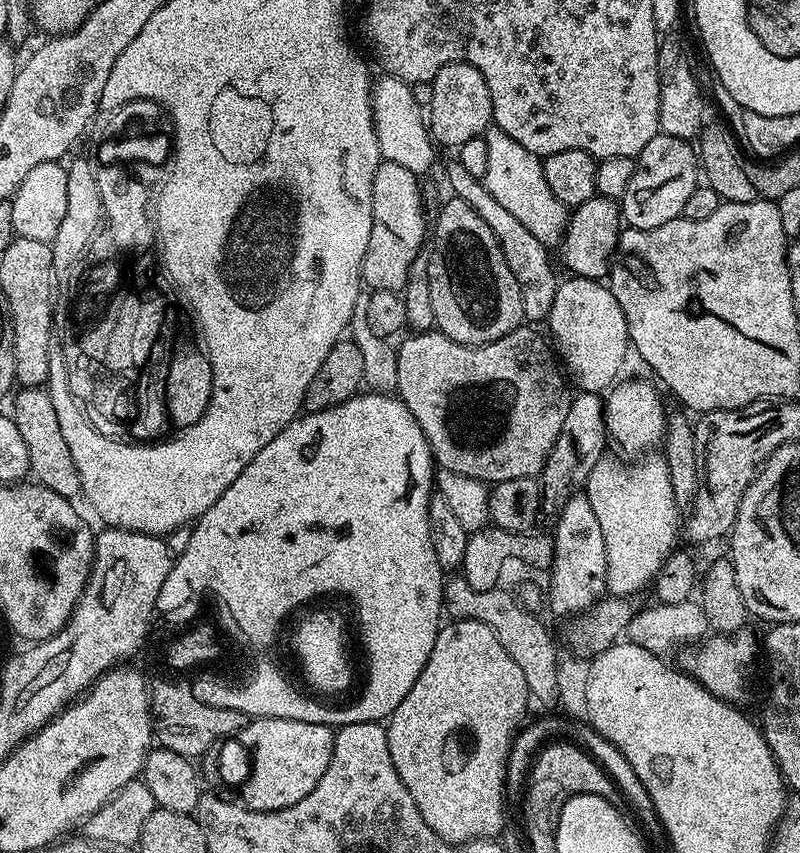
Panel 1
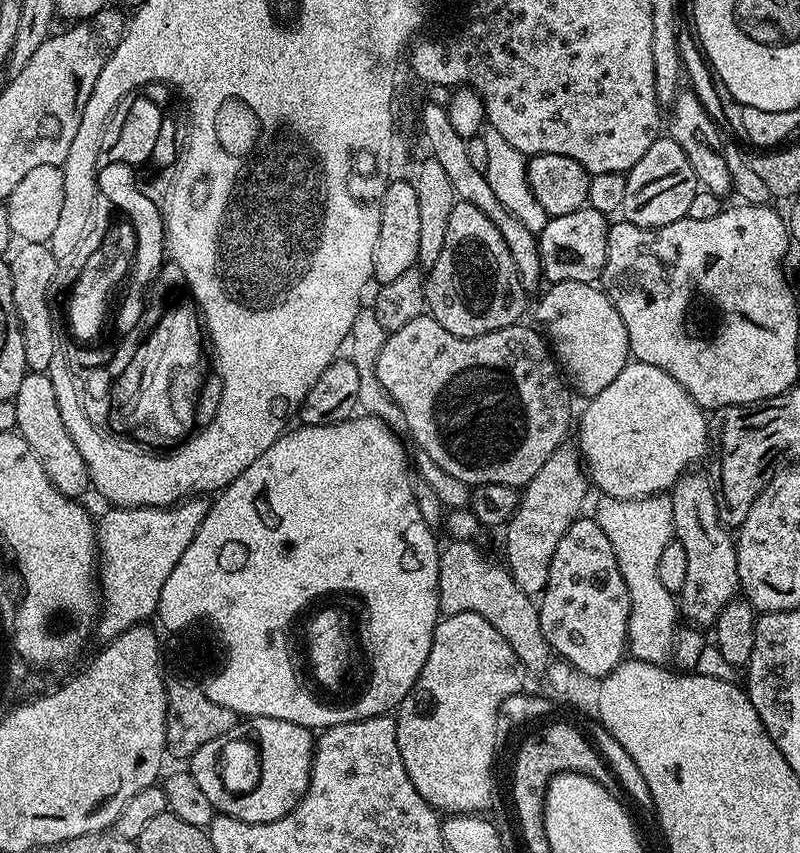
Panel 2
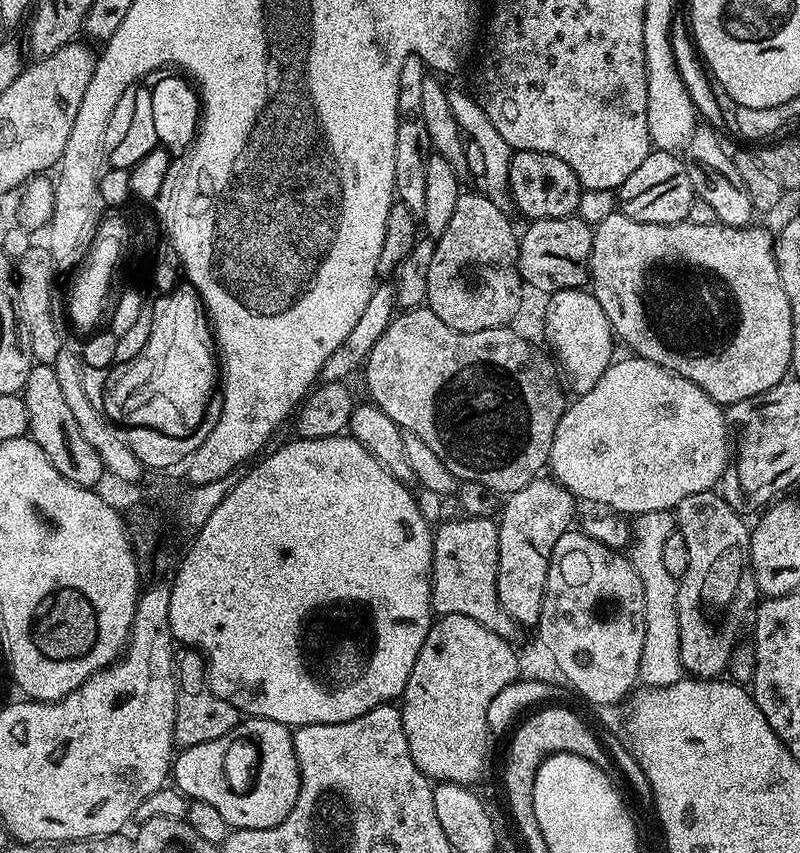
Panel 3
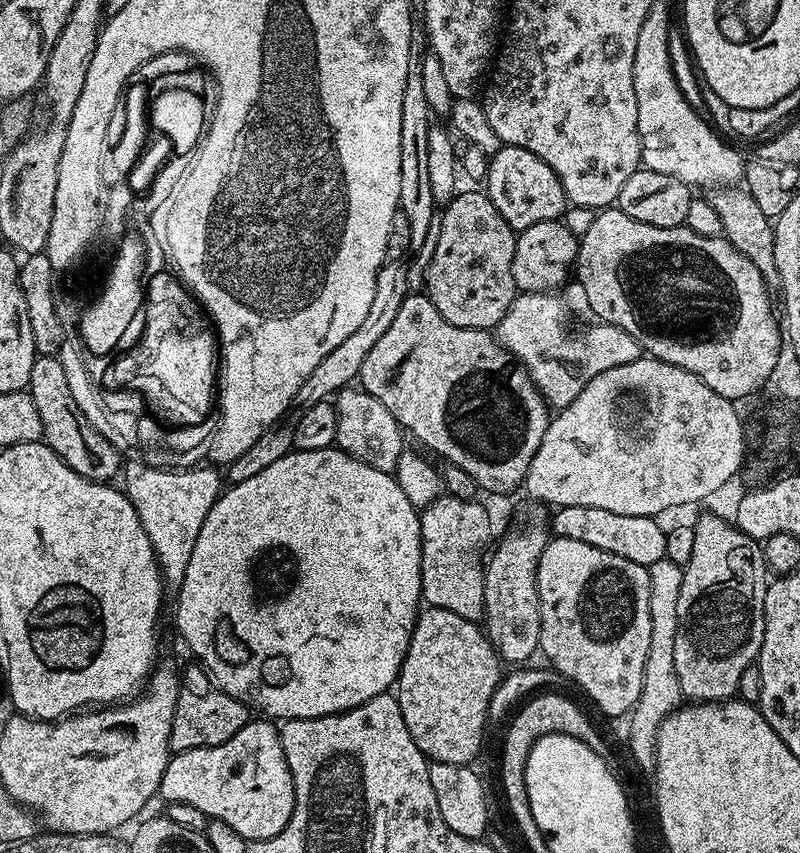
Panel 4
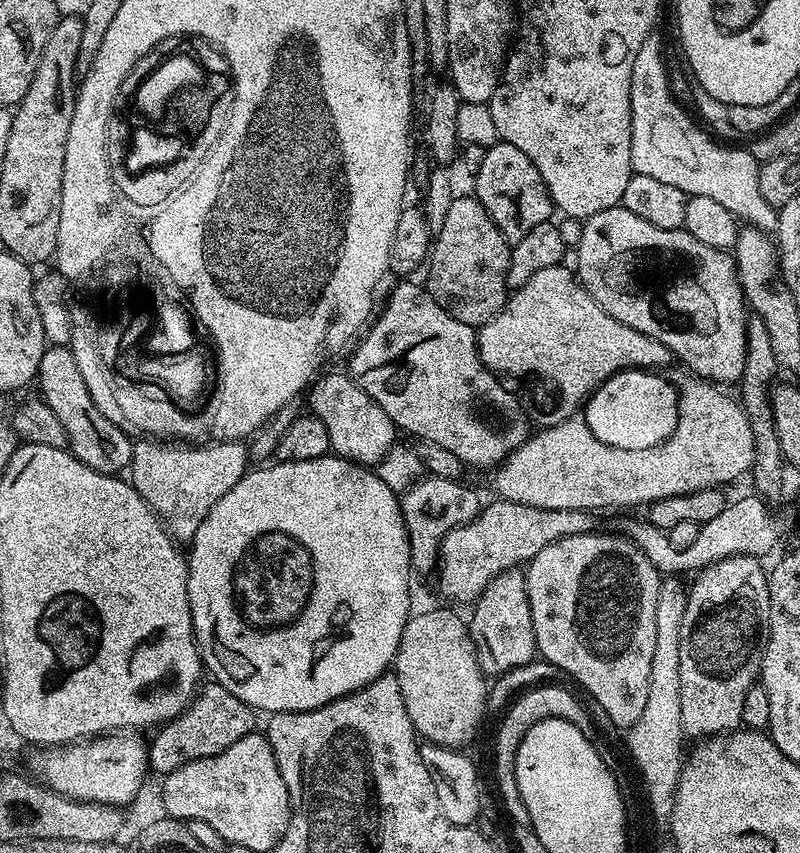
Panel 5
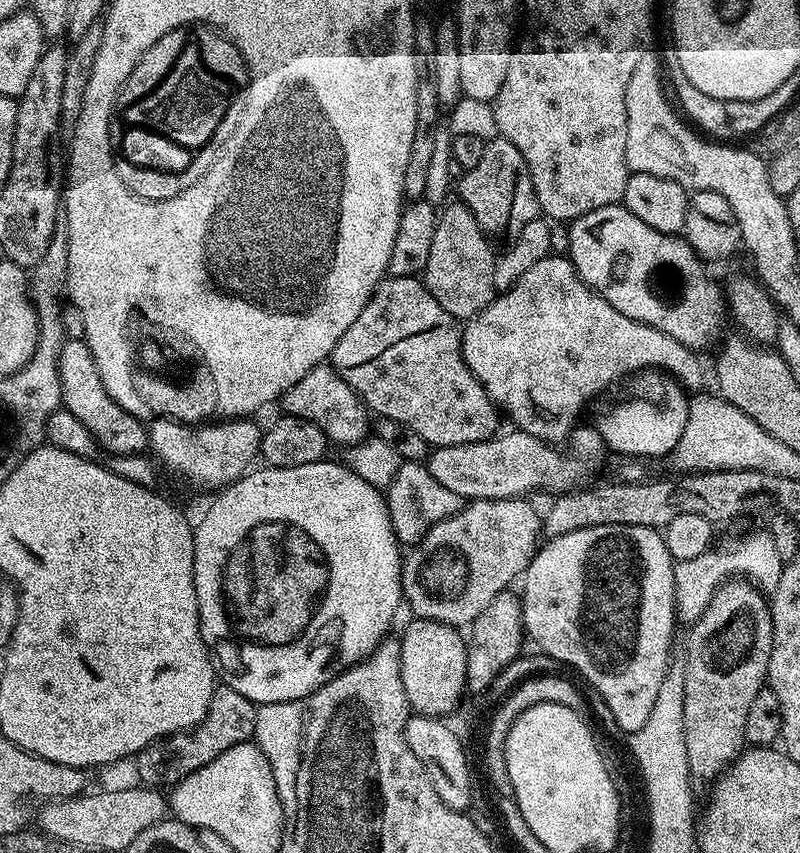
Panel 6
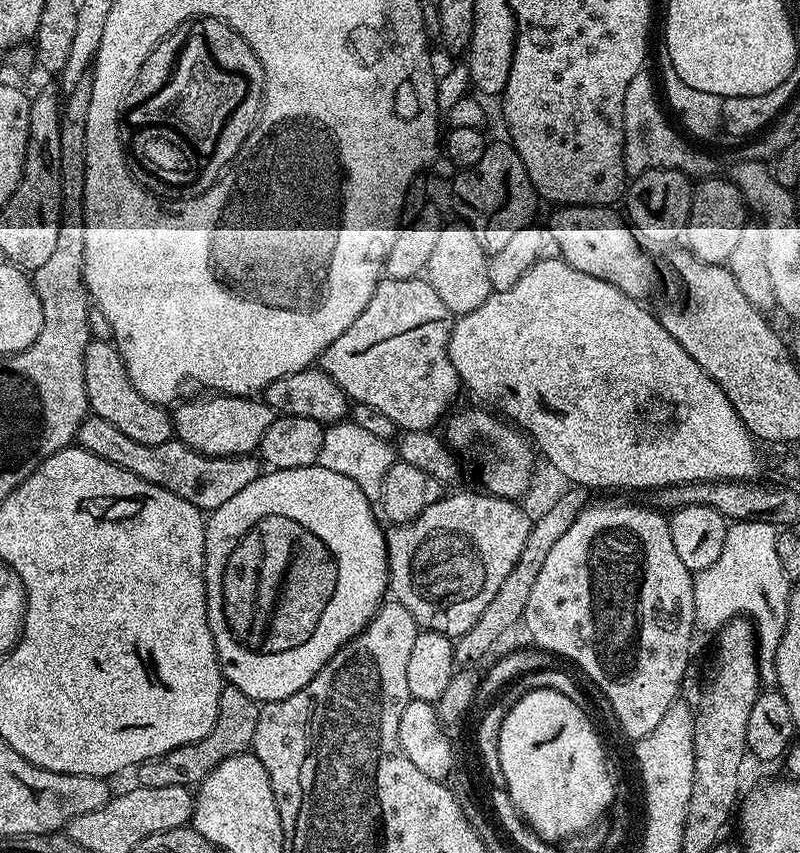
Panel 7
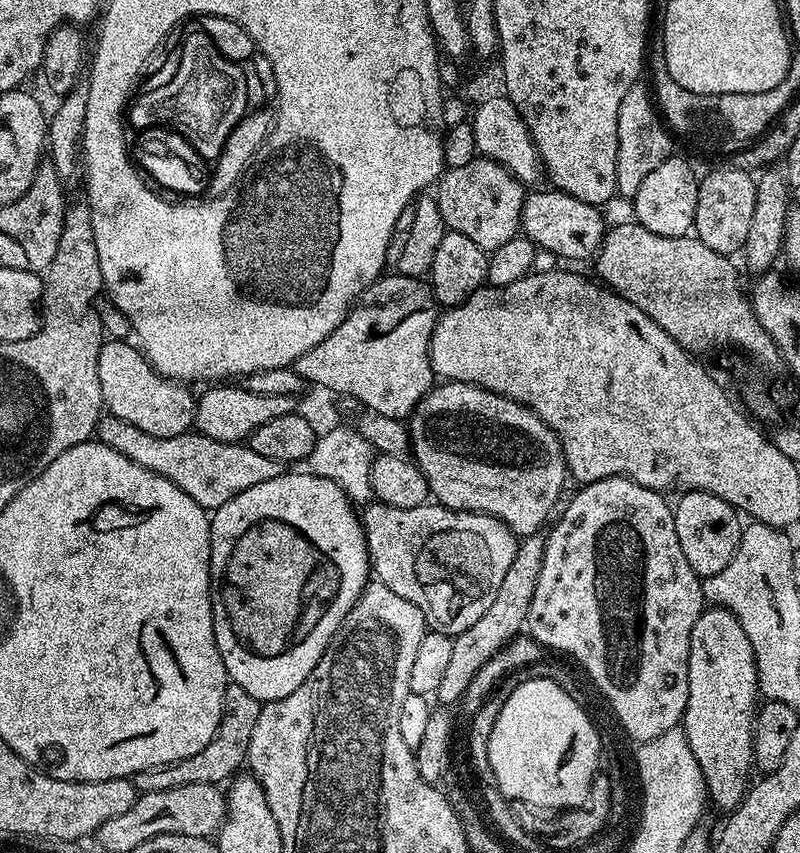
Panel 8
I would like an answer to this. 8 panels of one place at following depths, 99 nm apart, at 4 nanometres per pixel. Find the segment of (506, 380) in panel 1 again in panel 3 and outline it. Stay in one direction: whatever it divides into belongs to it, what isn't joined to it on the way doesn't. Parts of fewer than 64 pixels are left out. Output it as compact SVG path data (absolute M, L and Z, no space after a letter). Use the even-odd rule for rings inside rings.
M427 306L409 308L392 317L382 338L374 342L374 350L370 350L362 369L362 377L364 376L365 382L368 383L368 392L372 395L369 396L371 403L381 408L400 429L405 428L410 430L410 434L418 434L418 438L422 438L422 442L426 442L426 446L430 446L430 450L434 450L434 454L438 454L438 458L446 462L446 470L450 470L450 474L454 474L457 481L480 482L497 494L511 494L522 490L522 486L537 479L543 473L540 471L548 468L550 446L554 442L554 430L558 430L558 422L566 407L565 389L562 387L557 365L550 359L547 351L539 352L526 337L519 336L514 329L515 327L505 326L477 332L459 332L446 326L446 322L442 322L442 318L438 318L438 314L434 314Z

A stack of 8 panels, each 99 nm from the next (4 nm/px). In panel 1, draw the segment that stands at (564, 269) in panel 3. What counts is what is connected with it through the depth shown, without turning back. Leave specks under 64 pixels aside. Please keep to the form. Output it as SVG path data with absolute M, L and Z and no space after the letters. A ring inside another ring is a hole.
M599 194L591 196L586 202L571 209L568 225L564 227L564 238L558 248L560 260L569 268L568 272L573 277L603 281L612 267L621 231L622 213L619 203Z

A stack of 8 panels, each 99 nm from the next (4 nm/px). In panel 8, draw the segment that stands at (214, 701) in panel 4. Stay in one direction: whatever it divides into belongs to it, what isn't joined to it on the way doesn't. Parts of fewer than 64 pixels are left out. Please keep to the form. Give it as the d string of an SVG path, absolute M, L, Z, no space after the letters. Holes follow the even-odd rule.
M229 683L224 695L222 718L214 738L210 738L210 742L206 742L206 746L202 746L198 754L190 754L190 758L179 760L177 764L167 764L164 768L151 768L137 772L134 777L137 793L170 790L174 786L191 784L220 786L231 781L245 767L250 750L250 737L254 734L254 725L258 722L260 706L261 701L256 700L254 694L246 694L242 686Z

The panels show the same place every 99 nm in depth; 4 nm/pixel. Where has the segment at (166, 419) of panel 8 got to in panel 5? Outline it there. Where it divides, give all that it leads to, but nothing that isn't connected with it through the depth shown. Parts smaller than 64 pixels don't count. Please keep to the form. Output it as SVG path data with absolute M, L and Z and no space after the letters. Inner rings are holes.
M54 344L45 347L42 354L42 362L38 366L36 375L39 395L54 410L58 422L62 422L68 435L68 448L73 456L77 456L90 470L98 470L107 476L115 476L123 473L132 463L133 437L127 431L120 429L106 418L98 406L94 404L94 398L82 382L82 374L78 370L78 362L74 362L74 354L68 346Z

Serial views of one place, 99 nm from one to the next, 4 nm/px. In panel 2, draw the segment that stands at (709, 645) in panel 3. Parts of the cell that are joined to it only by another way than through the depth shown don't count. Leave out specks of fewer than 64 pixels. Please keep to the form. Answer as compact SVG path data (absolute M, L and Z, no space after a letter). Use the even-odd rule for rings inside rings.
M689 470L680 477L679 482L670 490L672 509L674 510L674 536L682 542L686 549L687 569L686 586L678 593L678 608L689 620L692 626L715 625L716 616L730 601L737 599L740 592L740 579L738 578L738 558L736 557L736 541L733 533L729 531L722 519L722 504L718 499L715 487L708 485L706 477L700 470Z

